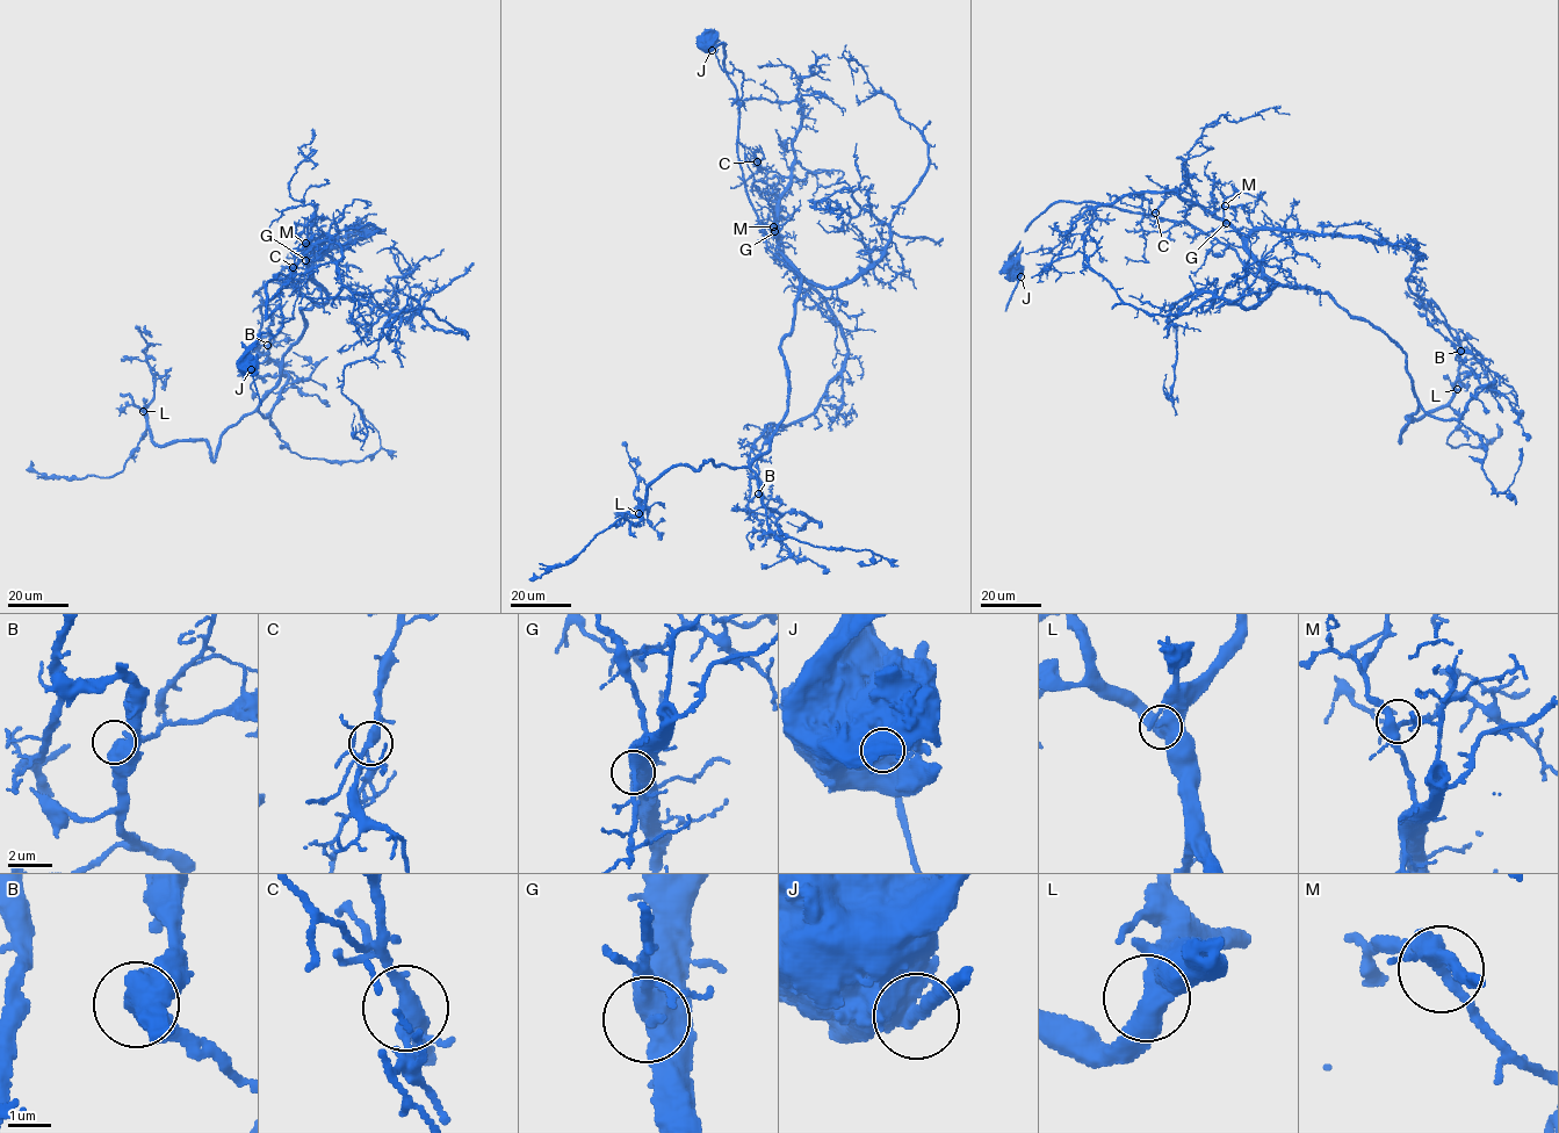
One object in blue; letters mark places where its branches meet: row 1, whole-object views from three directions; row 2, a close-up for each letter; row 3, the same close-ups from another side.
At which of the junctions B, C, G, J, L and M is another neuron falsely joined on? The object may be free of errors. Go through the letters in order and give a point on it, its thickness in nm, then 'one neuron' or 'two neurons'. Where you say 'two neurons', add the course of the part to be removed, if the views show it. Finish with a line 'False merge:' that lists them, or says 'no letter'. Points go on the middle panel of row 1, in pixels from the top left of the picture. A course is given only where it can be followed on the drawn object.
B: place (758, 493); calibre 600 nm; one neuron
C: place (757, 161); calibre 340 nm; one neuron
G: place (774, 231); calibre 500 nm; one neuron
J: place (712, 50); calibre 480 nm; two neurons
L: place (639, 513); calibre 480 nm; one neuron
M: place (773, 226); calibre 300 nm; one neuron
False merge: J

